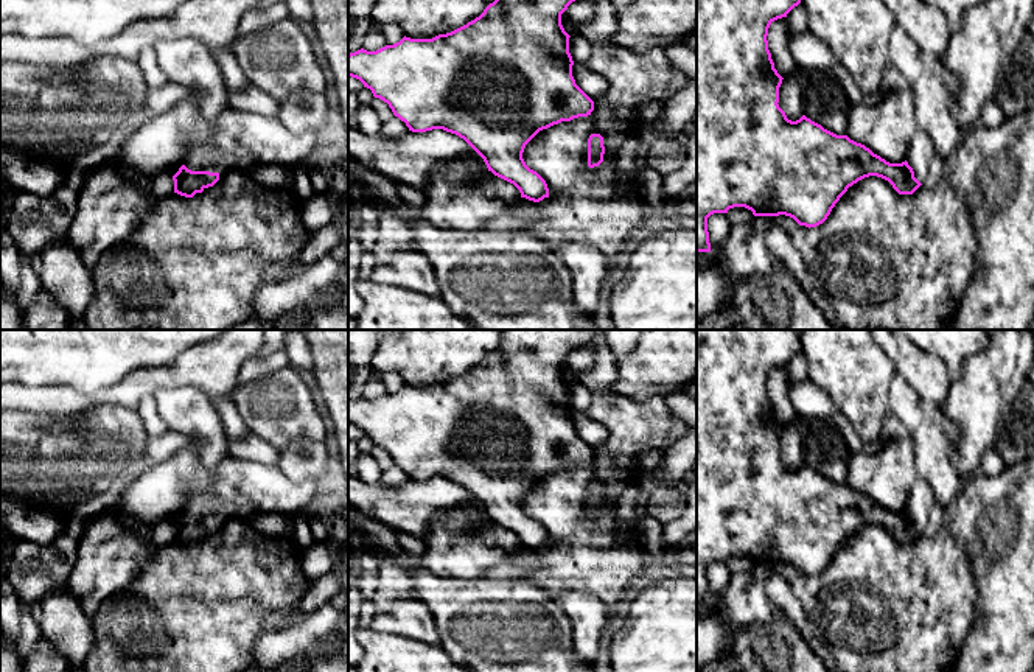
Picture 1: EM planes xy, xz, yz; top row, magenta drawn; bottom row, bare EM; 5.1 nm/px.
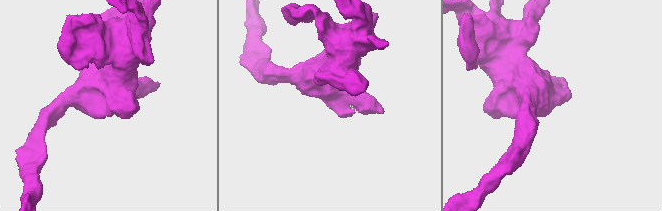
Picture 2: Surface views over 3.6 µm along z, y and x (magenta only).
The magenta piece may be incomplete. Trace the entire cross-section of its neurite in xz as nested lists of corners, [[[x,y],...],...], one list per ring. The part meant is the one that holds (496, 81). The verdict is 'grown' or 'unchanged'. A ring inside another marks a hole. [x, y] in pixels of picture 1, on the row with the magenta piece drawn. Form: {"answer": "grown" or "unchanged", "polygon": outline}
{"answer": "unchanged", "polygon": [[[494,0],[466,25],[432,39],[403,37],[376,51],[364,48],[348,54],[348,76],[359,79],[375,98],[389,104],[393,115],[412,132],[443,129],[463,138],[485,162],[488,171],[513,184],[521,198],[540,202],[549,198],[546,180],[530,170],[522,152],[543,129],[561,121],[588,117],[594,101],[575,84],[569,34],[561,14],[575,0]]]}

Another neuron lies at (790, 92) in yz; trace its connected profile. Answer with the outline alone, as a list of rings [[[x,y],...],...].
[[[790,73],[784,76],[779,87],[779,107],[785,112],[791,121],[799,120],[804,115],[804,100],[801,81],[796,75]]]

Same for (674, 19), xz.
[[[633,0],[616,11],[613,44],[631,53],[664,50],[697,30],[697,0]]]

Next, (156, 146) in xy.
[[[188,95],[171,110],[148,120],[124,143],[121,176],[124,179],[152,179],[163,176],[185,160],[188,143],[215,129],[215,120],[199,112],[199,98]]]

